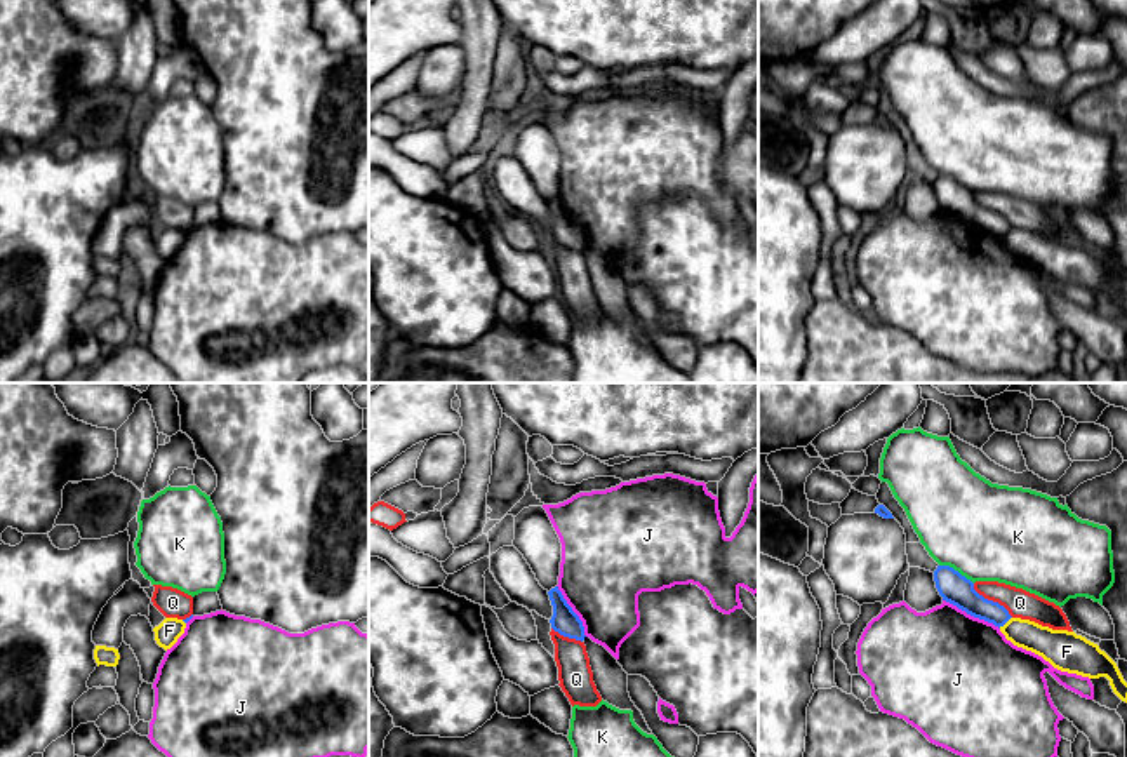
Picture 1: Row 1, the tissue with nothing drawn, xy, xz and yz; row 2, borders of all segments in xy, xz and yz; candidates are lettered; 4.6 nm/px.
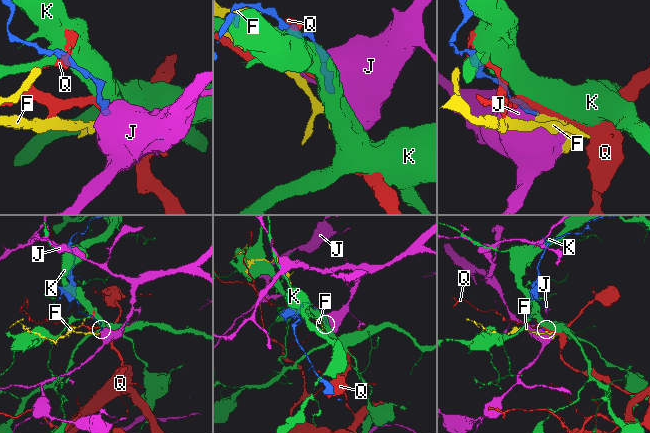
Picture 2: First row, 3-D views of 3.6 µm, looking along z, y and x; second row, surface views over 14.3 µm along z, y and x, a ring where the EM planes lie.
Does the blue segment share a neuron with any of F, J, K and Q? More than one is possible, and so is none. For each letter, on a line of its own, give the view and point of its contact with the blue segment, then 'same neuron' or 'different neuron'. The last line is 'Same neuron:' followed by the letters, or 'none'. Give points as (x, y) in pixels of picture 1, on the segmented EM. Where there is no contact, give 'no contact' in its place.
F: yz (1004, 623) | different neuron
J: yz (971, 615) | different neuron
K: yz (957, 571) | different neuron
Q: yz (992, 601) | different neuron
Same neuron: none

